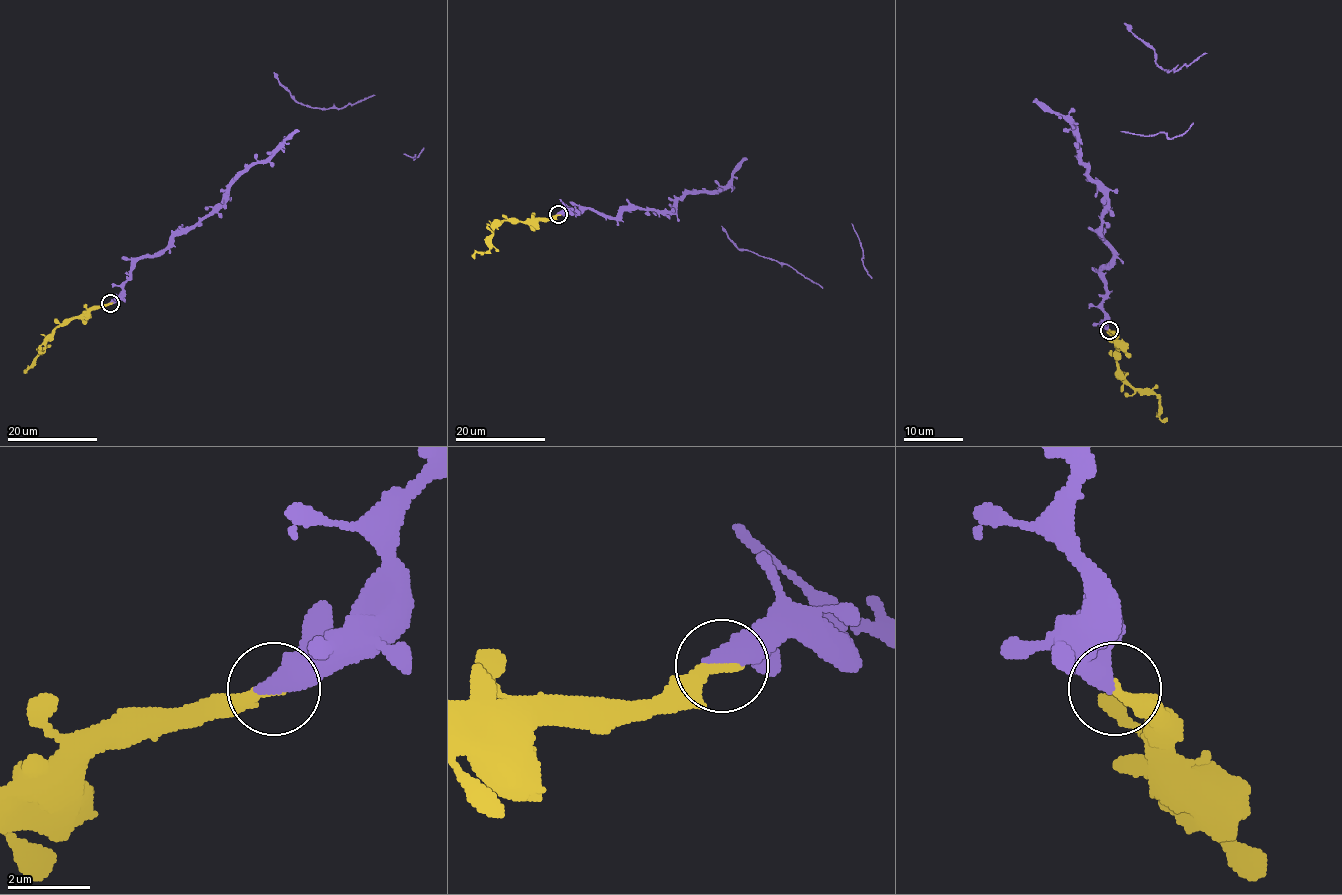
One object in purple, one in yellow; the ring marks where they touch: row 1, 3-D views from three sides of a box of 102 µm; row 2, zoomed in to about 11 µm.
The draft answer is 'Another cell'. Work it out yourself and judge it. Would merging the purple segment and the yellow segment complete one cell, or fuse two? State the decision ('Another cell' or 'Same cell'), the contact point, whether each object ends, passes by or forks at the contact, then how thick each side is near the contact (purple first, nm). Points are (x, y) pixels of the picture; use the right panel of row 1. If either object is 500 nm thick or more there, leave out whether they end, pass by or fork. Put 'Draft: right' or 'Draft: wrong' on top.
Draft: wrong
Same cell. Place: (1109, 330). At the ring purple passes by. At the ring yellow ends. Thickness 380 nm (purple) against 320 nm

